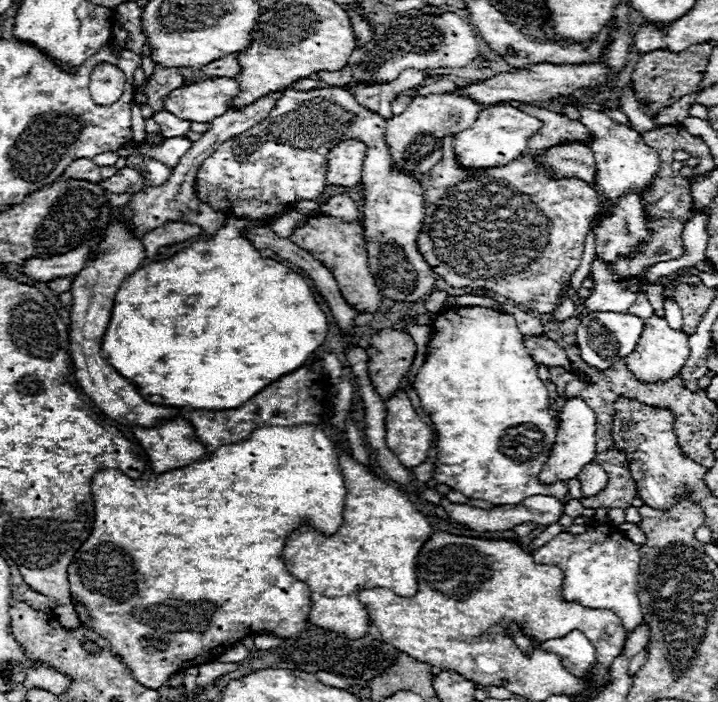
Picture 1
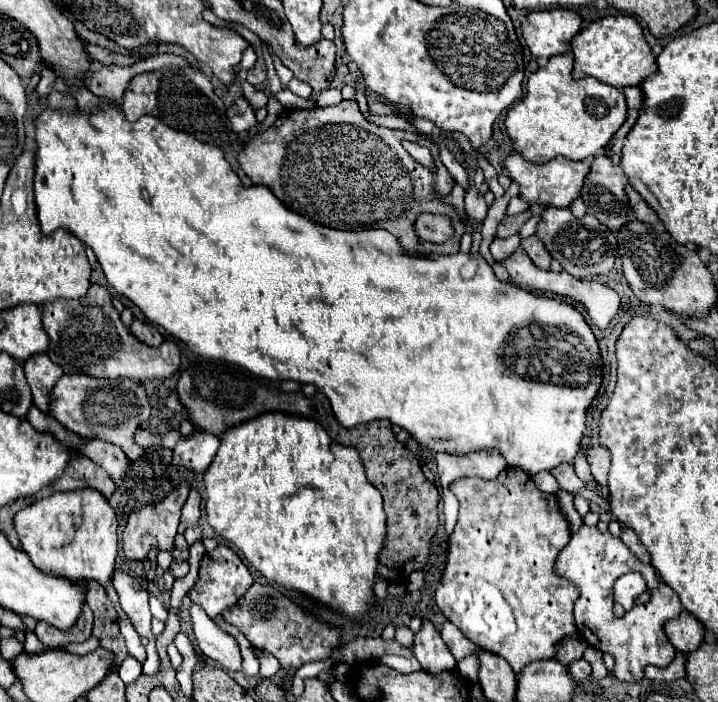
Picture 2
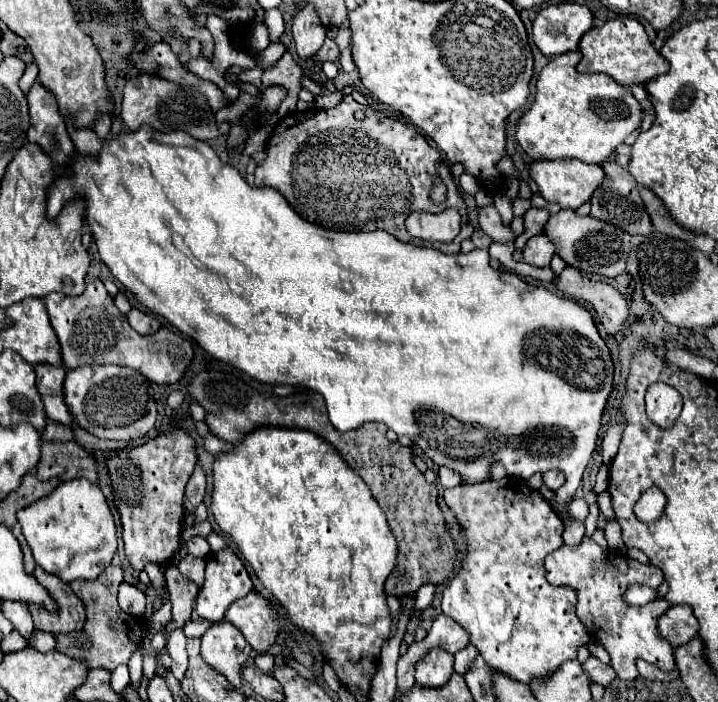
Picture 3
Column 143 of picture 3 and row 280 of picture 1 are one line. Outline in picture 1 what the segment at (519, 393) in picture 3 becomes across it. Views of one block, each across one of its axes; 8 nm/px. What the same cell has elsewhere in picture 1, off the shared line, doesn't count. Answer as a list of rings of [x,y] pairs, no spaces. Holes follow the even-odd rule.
[[[228,216],[226,224],[216,230],[216,234],[208,240],[200,240],[191,243],[188,248],[174,254],[168,260],[158,260],[148,266],[142,266],[136,270],[128,280],[124,280],[114,308],[112,308],[112,318],[106,328],[106,334],[102,336],[102,356],[108,358],[108,362],[124,376],[146,402],[158,404],[158,406],[176,406],[176,408],[204,408],[204,410],[232,410],[240,408],[246,400],[250,400],[254,394],[258,394],[262,388],[266,388],[274,378],[280,378],[296,368],[300,368],[308,356],[314,354],[314,350],[324,342],[326,338],[326,316],[318,308],[310,286],[300,274],[290,272],[286,266],[282,266],[276,260],[262,258],[258,248],[246,237],[245,230],[250,227],[267,227],[269,223],[265,220],[246,220],[238,216]]]

